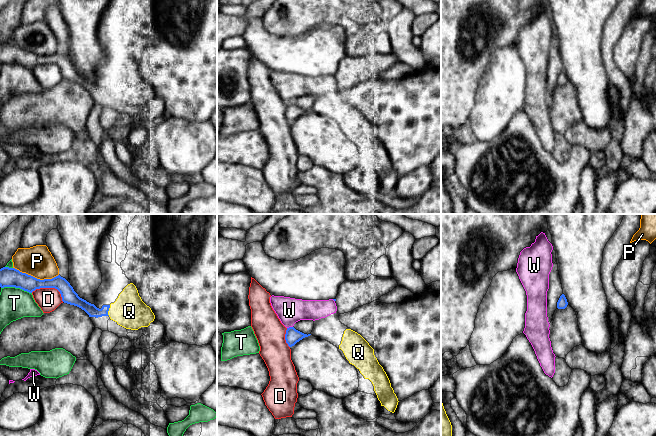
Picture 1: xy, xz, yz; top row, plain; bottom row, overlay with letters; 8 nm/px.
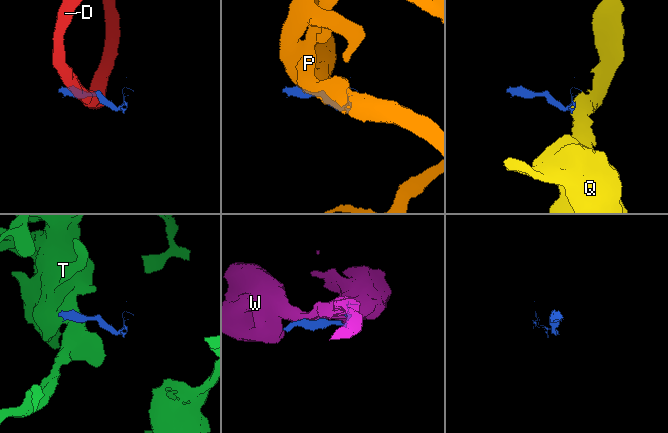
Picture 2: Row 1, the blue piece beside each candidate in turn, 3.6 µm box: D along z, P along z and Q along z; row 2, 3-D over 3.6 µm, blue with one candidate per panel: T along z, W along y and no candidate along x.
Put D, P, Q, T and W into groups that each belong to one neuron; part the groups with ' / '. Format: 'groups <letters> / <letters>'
groups D P / Q / T / W

